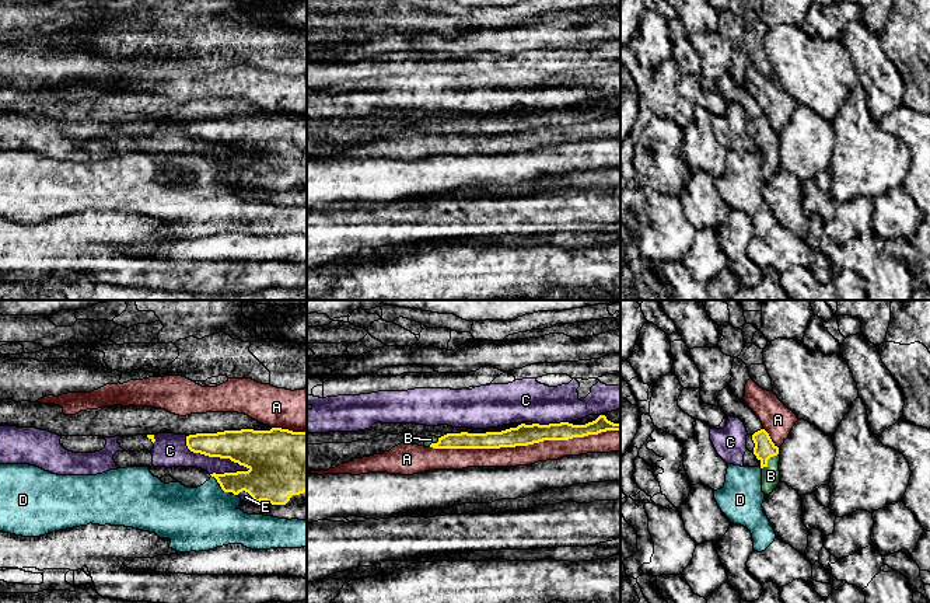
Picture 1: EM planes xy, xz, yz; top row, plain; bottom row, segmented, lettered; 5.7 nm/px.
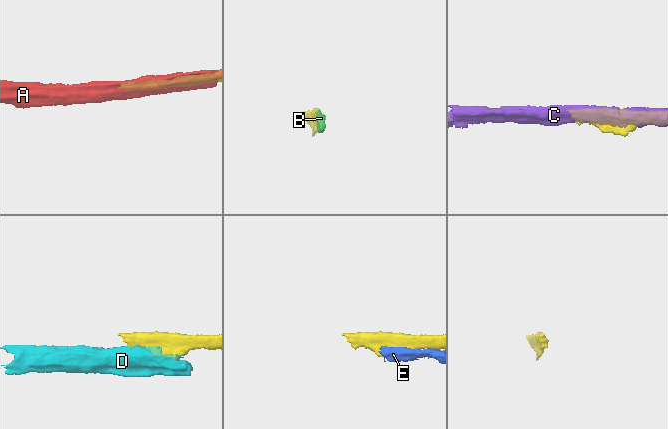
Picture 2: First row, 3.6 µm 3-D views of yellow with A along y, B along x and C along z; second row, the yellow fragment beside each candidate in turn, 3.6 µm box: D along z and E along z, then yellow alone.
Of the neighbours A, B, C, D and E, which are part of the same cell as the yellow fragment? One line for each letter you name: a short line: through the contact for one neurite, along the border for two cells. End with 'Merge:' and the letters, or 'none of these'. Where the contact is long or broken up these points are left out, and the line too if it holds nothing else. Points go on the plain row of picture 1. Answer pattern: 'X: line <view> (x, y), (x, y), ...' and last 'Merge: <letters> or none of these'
B: line yz (764, 135), (766, 138), (766, 147), (771, 161)
Merge: B

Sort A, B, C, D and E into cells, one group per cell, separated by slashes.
A / B / C / D E

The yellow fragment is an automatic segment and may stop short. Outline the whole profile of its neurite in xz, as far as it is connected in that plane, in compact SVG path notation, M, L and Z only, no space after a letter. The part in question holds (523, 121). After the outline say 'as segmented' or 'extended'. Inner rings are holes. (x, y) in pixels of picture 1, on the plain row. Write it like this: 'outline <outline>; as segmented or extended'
outline M599 101L595 107L585 111L573 111L569 108L549 111L525 111L510 114L501 118L486 119L447 119L441 123L412 123L405 119L381 121L370 126L357 126L352 129L322 129L307 130L307 160L311 157L328 157L342 149L354 144L382 140L401 129L415 129L433 135L500 135L515 133L539 129L543 126L569 126L573 123L584 123L598 121L606 116L620 116L620 109L613 109L605 101Z; extended

